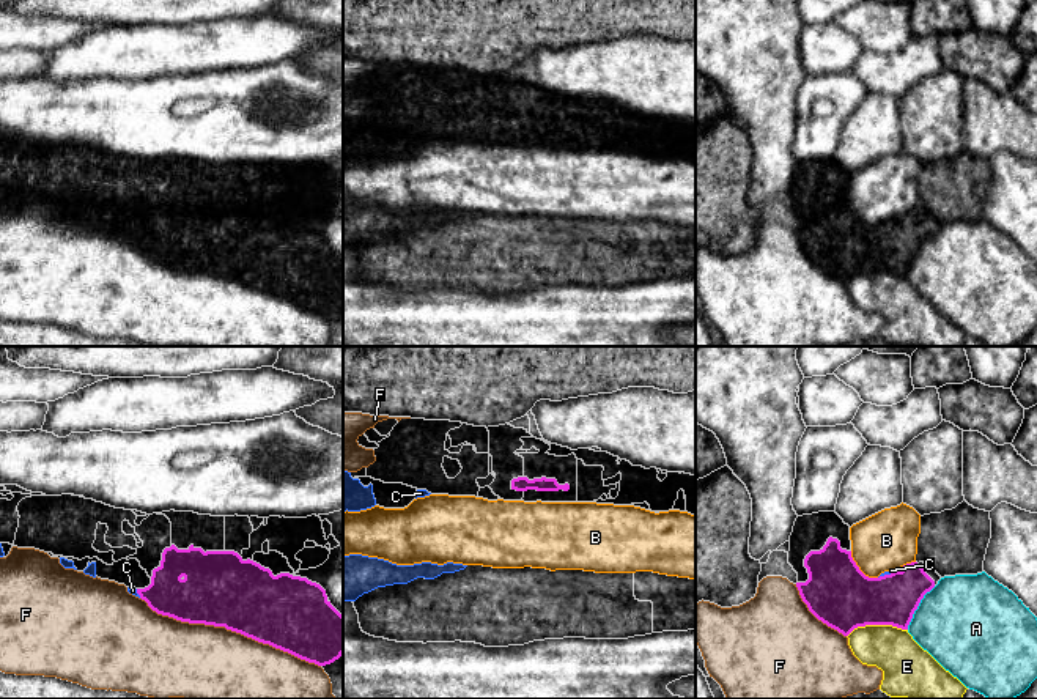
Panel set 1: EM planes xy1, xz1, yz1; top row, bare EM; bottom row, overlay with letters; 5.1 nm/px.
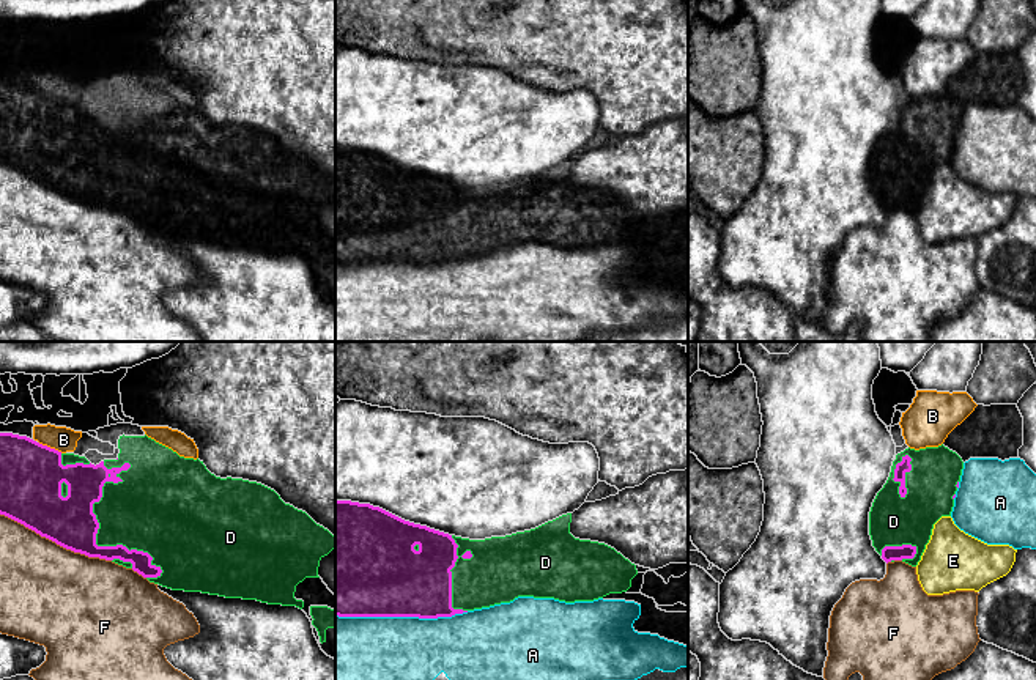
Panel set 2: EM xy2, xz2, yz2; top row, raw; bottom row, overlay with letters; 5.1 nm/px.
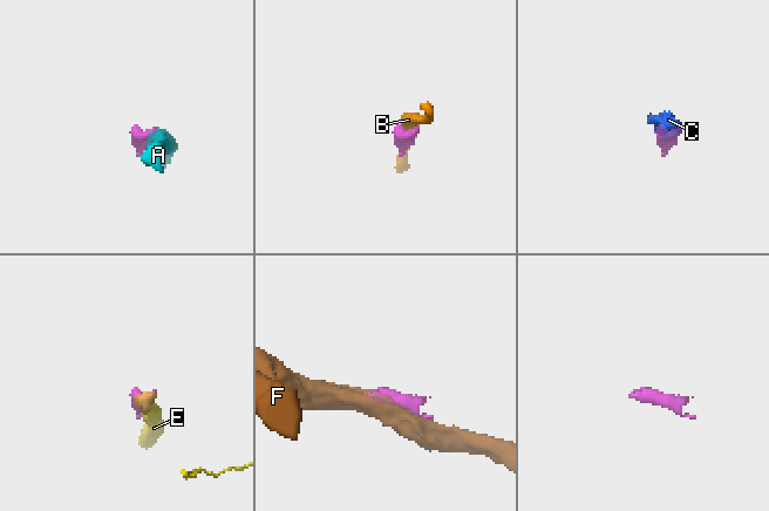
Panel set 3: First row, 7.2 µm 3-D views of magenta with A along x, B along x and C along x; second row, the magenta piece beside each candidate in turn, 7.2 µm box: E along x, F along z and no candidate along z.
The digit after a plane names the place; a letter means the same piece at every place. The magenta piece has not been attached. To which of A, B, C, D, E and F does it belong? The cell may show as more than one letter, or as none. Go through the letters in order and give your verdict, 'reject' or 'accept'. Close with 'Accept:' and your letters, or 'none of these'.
A: reject
B: reject
C: accept
D: reject
E: reject
F: reject
Accept: C

